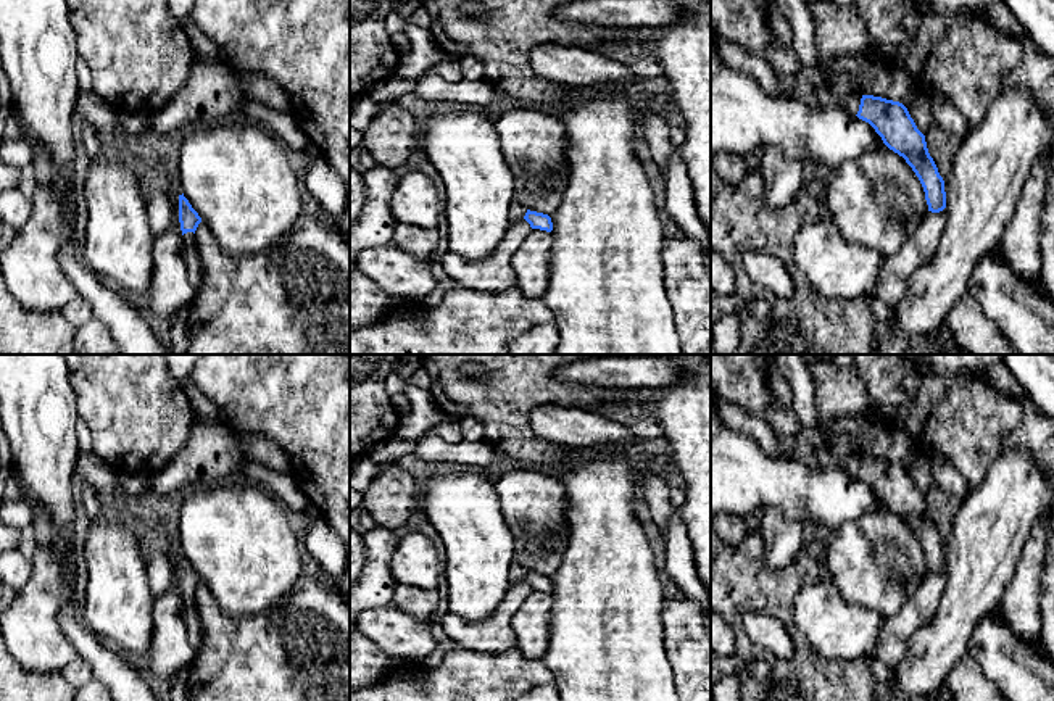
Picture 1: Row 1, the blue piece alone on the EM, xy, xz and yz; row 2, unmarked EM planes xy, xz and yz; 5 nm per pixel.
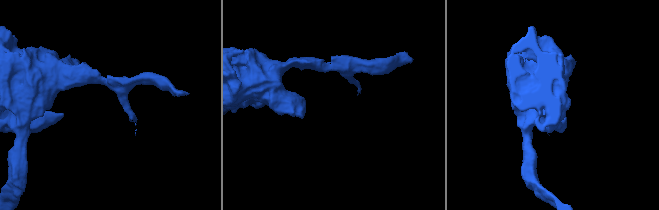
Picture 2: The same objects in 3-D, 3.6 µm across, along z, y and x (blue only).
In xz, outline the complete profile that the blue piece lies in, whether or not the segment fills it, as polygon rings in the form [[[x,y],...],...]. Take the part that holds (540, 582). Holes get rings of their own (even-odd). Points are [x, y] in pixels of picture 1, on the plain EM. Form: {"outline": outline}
{"outline": [[[527,570],[524,580],[530,585],[532,590],[540,590],[546,593],[553,591],[553,583],[548,575]]]}

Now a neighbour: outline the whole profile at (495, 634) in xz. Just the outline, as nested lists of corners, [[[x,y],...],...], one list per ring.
[[[525,580],[509,585],[496,609],[487,619],[477,622],[466,620],[450,611],[437,612],[437,632],[453,645],[477,653],[498,654],[514,648],[516,633],[511,619],[530,591],[532,588]]]

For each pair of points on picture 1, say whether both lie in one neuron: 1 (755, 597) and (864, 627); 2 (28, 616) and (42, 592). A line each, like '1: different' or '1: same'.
1: different
2: same

